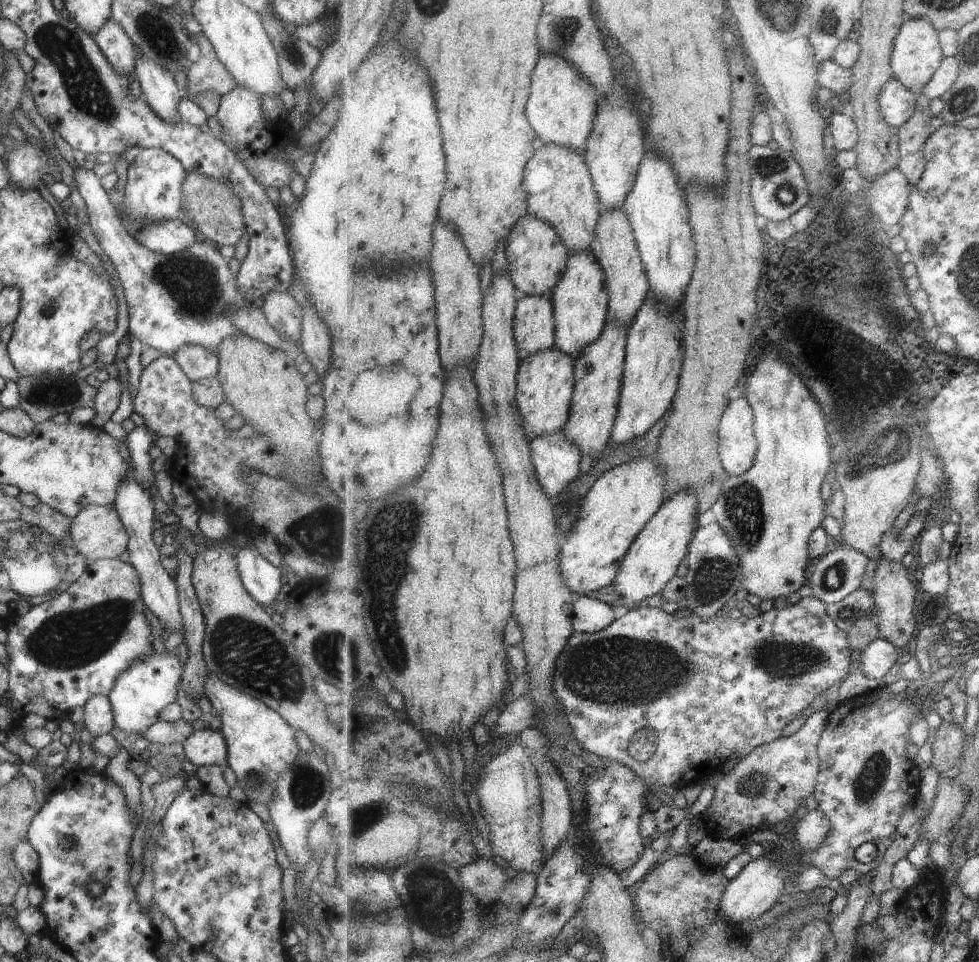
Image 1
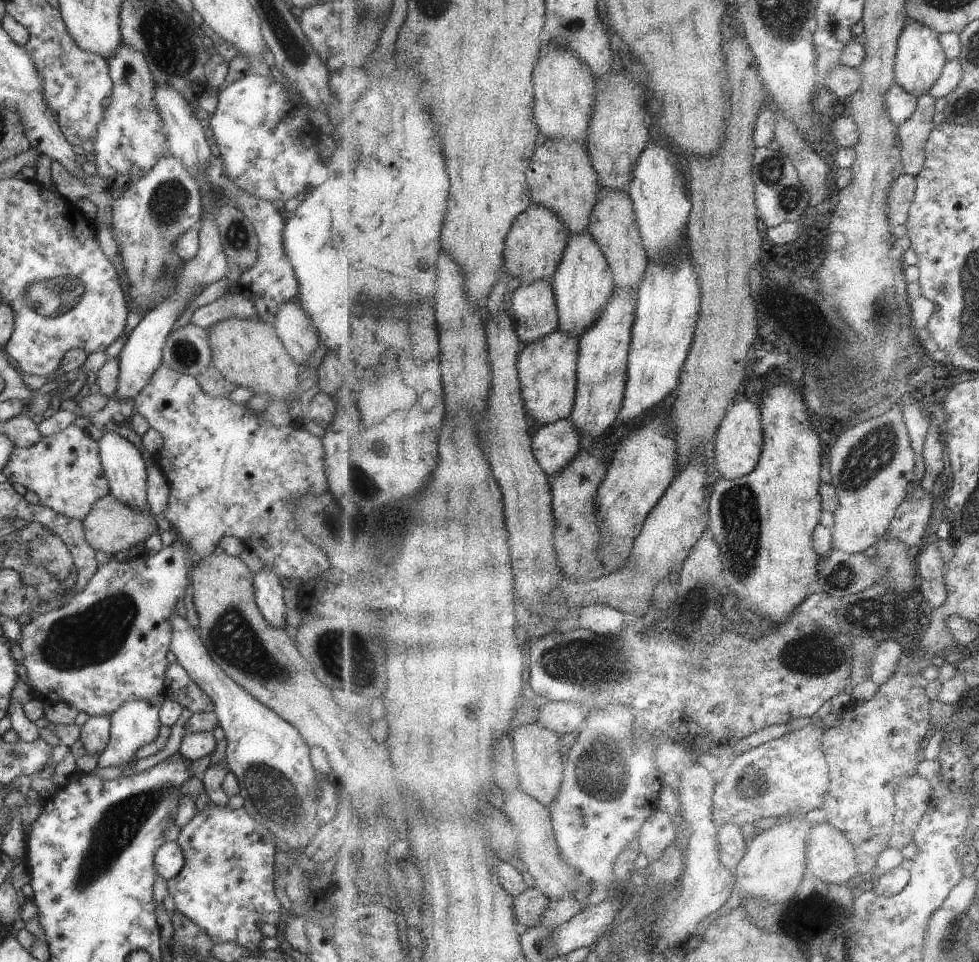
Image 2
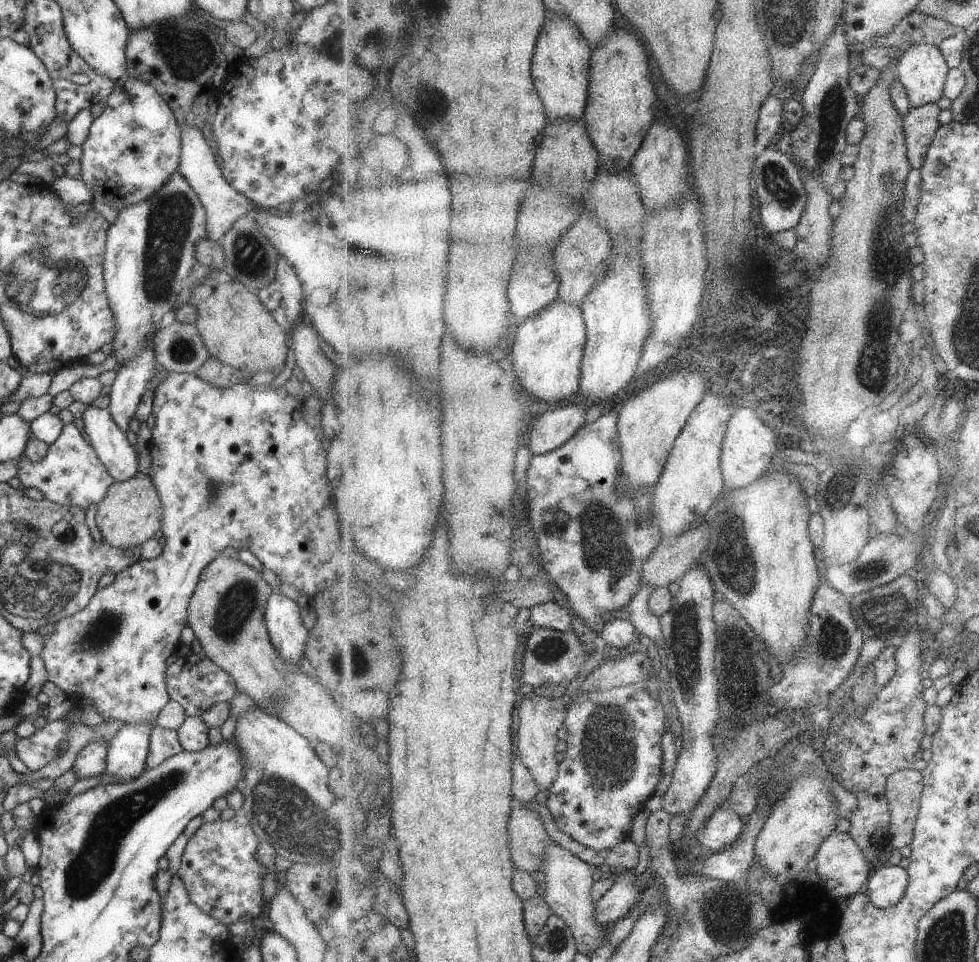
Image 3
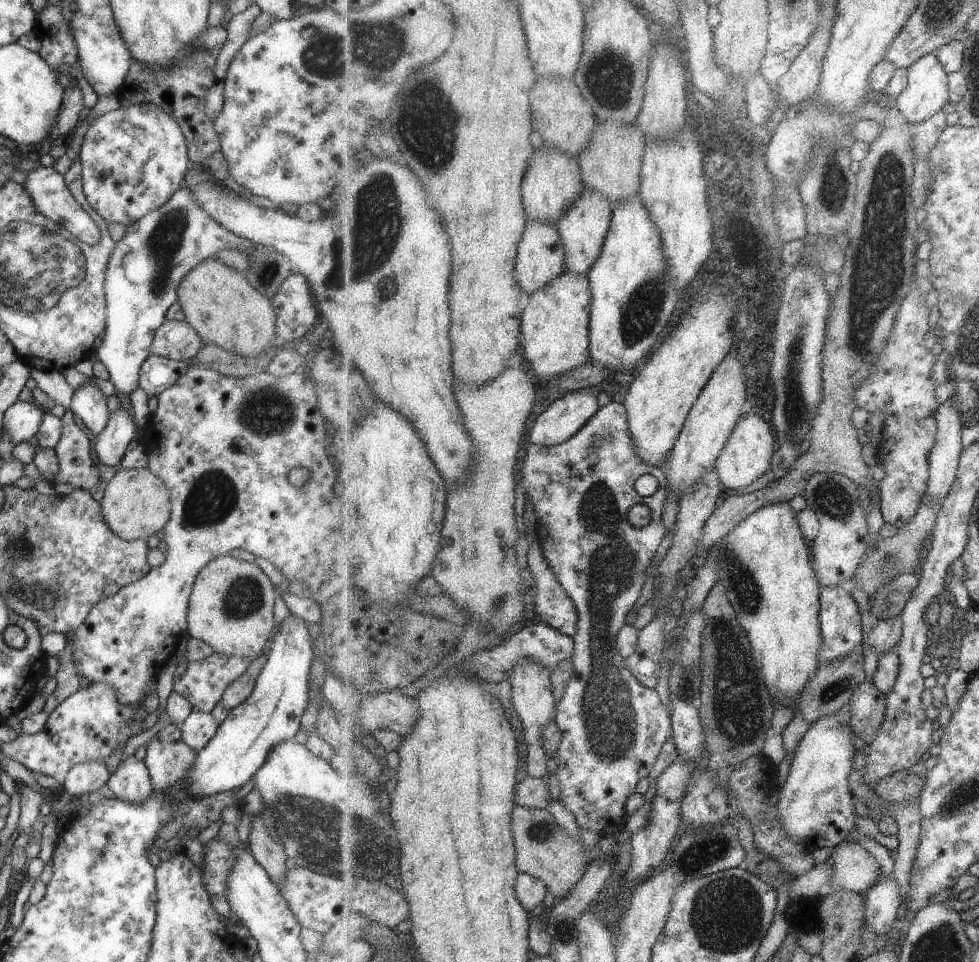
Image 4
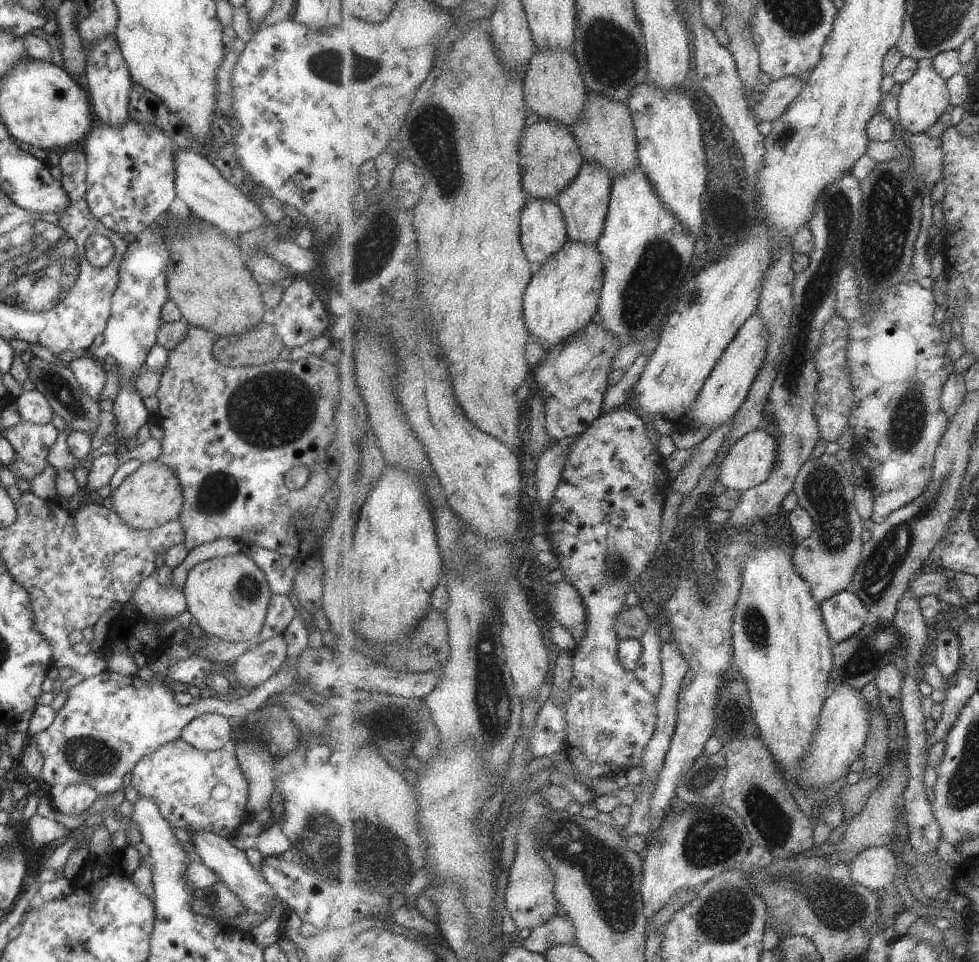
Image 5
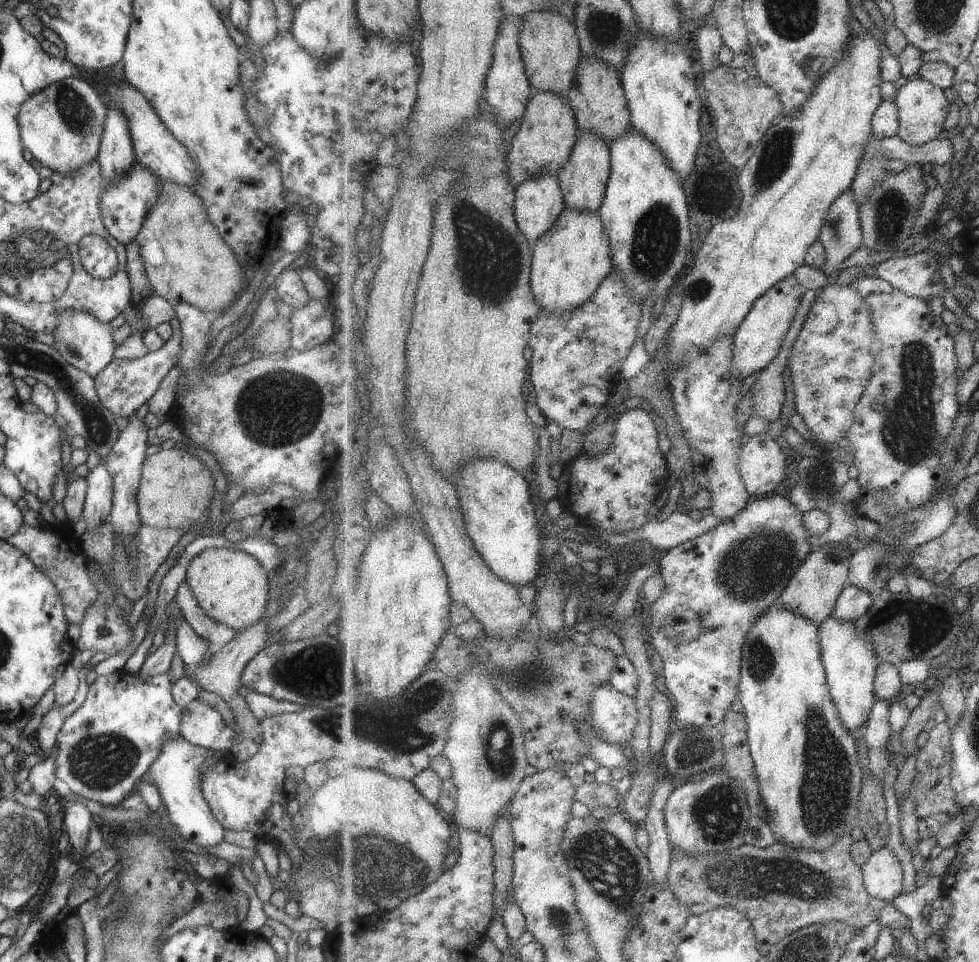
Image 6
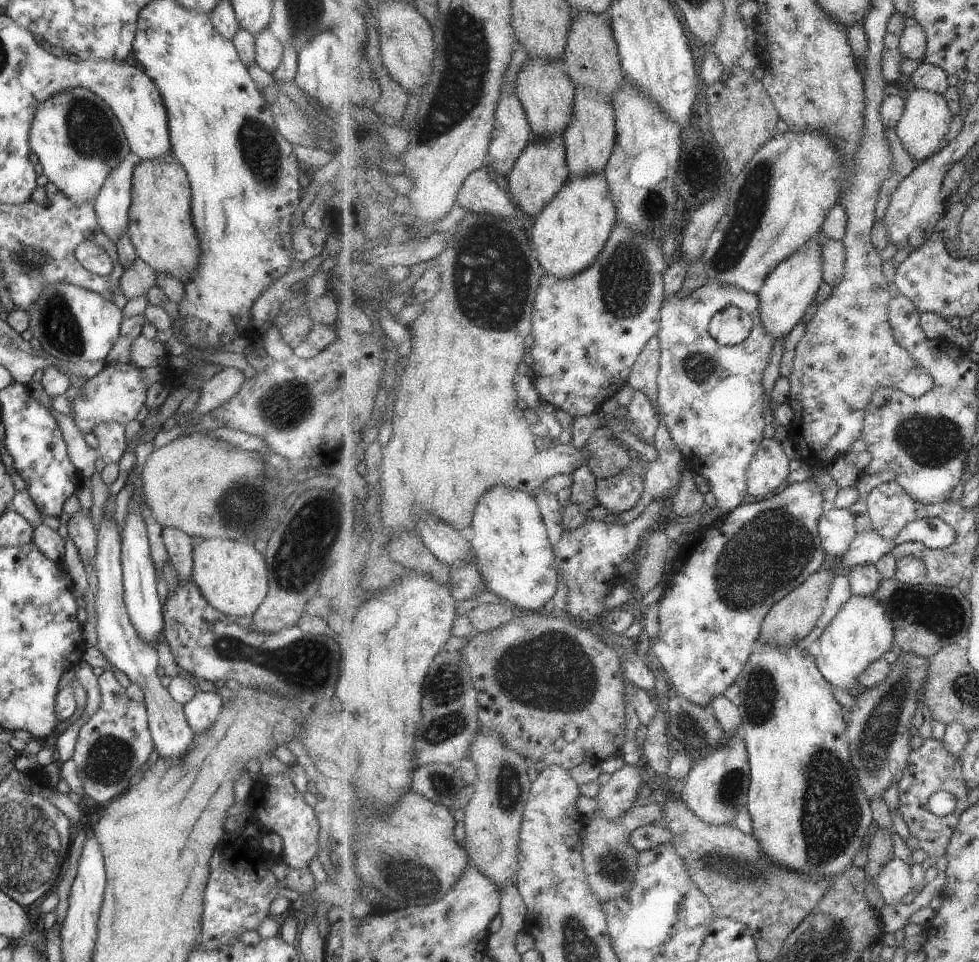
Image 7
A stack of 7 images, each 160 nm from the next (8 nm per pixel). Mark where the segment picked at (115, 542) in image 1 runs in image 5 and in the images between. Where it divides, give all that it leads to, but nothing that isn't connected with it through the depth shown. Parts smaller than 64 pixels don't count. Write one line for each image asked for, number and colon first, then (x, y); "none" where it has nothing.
2: (110, 527)
3: (130, 513)
4: (135, 505)
5: (150, 496)

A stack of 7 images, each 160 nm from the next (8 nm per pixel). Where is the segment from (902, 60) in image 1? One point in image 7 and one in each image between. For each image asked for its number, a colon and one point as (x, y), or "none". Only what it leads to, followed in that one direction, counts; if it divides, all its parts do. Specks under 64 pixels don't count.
2: (920, 59)
3: (922, 69)
4: (928, 84)
5: (922, 101)
6: (923, 107)
7: (923, 129)

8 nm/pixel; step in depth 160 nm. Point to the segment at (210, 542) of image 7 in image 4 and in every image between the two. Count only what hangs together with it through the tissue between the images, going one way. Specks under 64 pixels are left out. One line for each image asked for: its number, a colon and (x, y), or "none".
4: (230, 606)
5: (227, 596)
6: (231, 587)

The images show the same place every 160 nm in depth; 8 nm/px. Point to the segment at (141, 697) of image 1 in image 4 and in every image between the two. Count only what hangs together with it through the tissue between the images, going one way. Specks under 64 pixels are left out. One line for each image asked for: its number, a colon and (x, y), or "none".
2: (135, 723)
3: (126, 752)
4: (130, 781)

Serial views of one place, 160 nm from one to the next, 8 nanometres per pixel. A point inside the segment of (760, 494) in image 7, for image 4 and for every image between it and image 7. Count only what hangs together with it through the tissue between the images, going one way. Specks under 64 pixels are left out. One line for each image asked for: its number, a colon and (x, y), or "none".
4: (747, 456)
5: (749, 463)
6: (762, 463)

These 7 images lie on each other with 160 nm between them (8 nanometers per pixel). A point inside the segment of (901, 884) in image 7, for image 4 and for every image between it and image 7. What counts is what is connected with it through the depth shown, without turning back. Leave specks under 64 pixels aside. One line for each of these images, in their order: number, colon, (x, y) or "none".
4: (854, 869)
5: (877, 867)
6: (883, 874)

